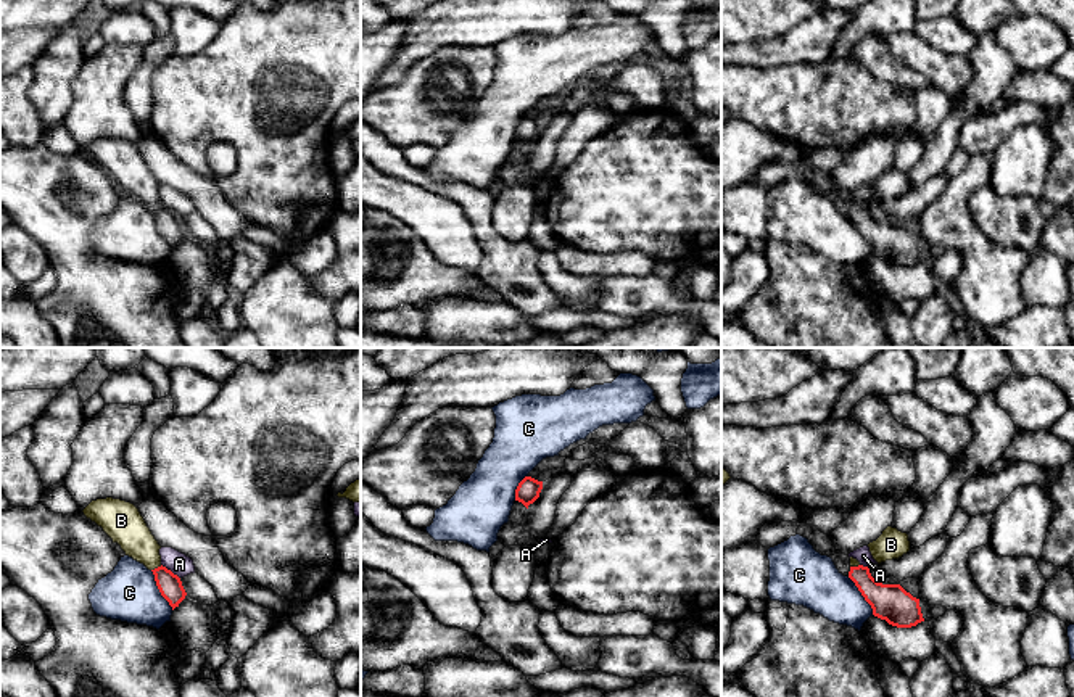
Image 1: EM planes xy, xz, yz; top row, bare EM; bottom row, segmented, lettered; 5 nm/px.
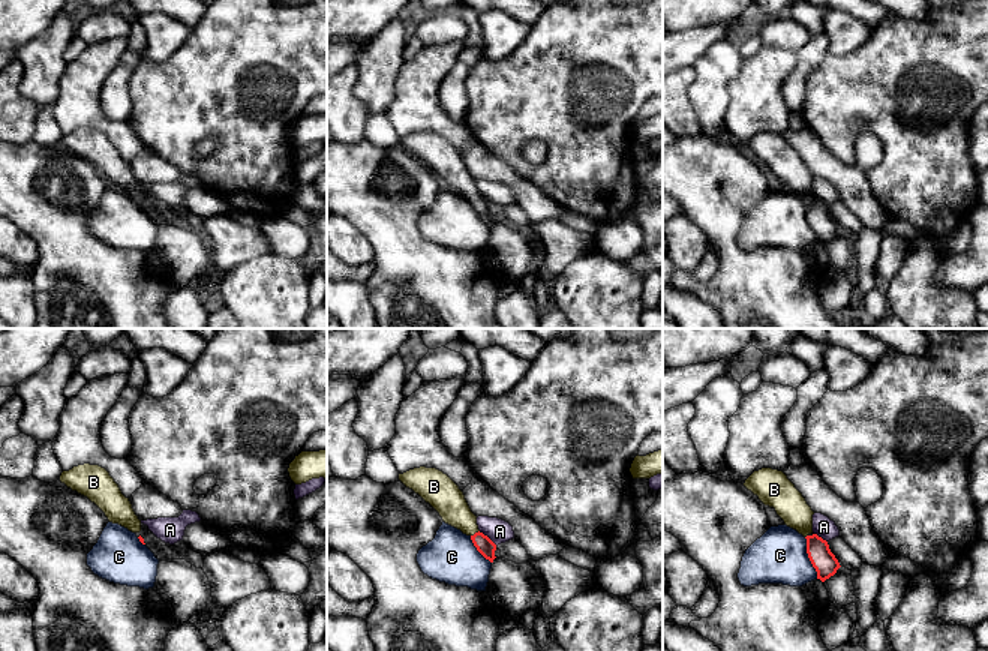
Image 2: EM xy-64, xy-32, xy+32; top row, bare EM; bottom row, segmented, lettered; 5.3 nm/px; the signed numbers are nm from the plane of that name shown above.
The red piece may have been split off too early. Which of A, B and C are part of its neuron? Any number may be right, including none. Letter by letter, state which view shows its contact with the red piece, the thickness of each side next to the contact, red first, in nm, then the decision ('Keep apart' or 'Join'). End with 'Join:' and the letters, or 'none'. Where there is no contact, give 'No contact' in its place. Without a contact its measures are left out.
A: Touches red in xy. Thickness 120 nm (red) against 110 nm. Keep apart
B: Touches red in xy. Thickness 120 nm (red) against 180 nm. Join
C: Touches red in xy. Thickness 120 nm (red) against 280 nm. Keep apart
Join: B

